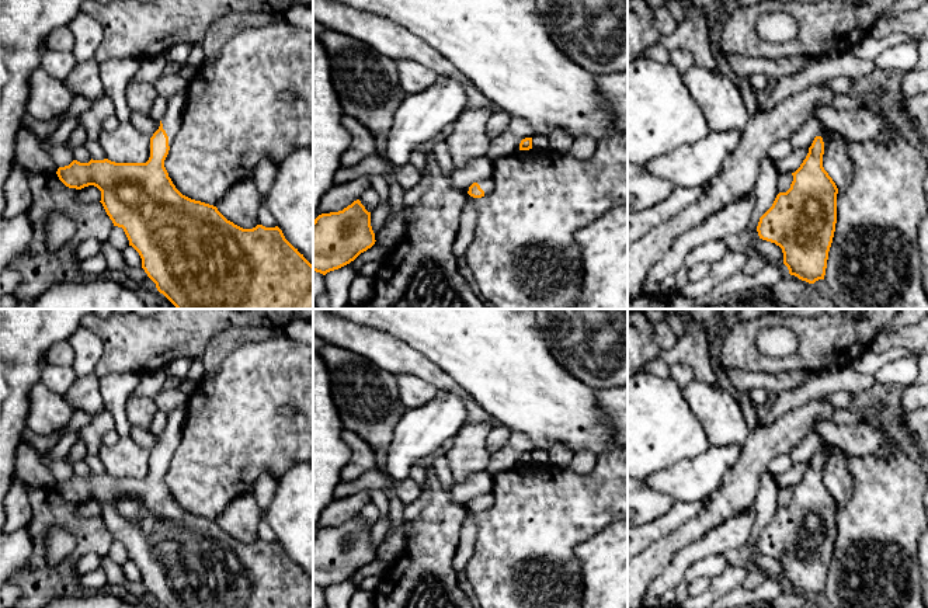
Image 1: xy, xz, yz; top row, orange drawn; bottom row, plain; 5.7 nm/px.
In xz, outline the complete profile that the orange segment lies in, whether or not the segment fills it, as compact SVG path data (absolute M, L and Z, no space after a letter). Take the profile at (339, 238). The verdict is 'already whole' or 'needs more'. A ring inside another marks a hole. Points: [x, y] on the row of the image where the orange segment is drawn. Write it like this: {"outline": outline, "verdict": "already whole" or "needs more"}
{"outline": "M359 199L313 220L313 271L326 275L354 261L375 244L371 212Z", "verdict": "already whole"}

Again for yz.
{"outline": "M816 136L786 192L760 218L760 239L782 249L789 274L814 284L824 279L837 223L838 188L823 167L824 142Z", "verdict": "already whole"}

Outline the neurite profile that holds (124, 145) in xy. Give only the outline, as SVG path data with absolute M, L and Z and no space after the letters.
M122 122L112 132L102 132L98 143L108 160L115 163L146 163L150 157L150 138L131 122Z

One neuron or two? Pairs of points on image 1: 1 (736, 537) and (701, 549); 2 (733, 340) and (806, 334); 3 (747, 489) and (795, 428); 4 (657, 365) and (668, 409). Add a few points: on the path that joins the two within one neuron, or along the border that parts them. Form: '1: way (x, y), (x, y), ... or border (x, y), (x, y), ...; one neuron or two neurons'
1: way (727, 537), (709, 545); one neuron
2: way (751, 327), (758, 323), (788, 323); one neuron
3: way (747, 472), (778, 440); one neuron
4: border (642, 371), (668, 377); two neurons

